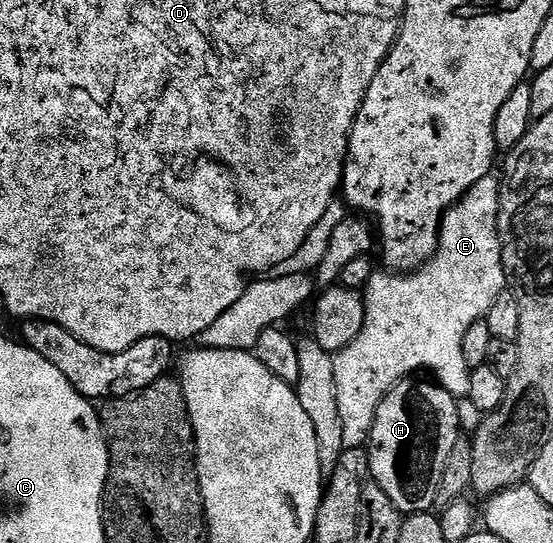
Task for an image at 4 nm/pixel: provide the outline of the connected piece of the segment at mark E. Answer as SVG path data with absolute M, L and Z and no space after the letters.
M494 175L481 178L481 182L477 182L477 186L473 186L468 190L467 195L463 196L453 205L453 207L443 216L443 225L439 228L439 248L435 251L435 257L428 262L423 268L418 268L416 272L406 274L396 274L390 270L375 270L369 282L361 292L363 305L365 306L365 326L361 328L361 334L349 342L349 346L345 346L345 350L334 353L336 368L336 386L337 386L337 403L340 407L342 429L344 430L344 446L345 448L362 448L370 441L371 427L375 421L375 412L381 406L384 396L391 391L395 385L400 384L402 380L414 377L424 368L446 392L450 392L456 398L466 398L469 394L469 378L471 377L471 369L467 367L465 362L465 353L461 351L461 342L465 338L465 330L469 330L469 326L473 326L473 322L484 319L486 317L489 306L493 306L493 302L497 302L497 298L502 296L509 284L507 271L503 269L503 239L499 237L499 189L500 181Z

